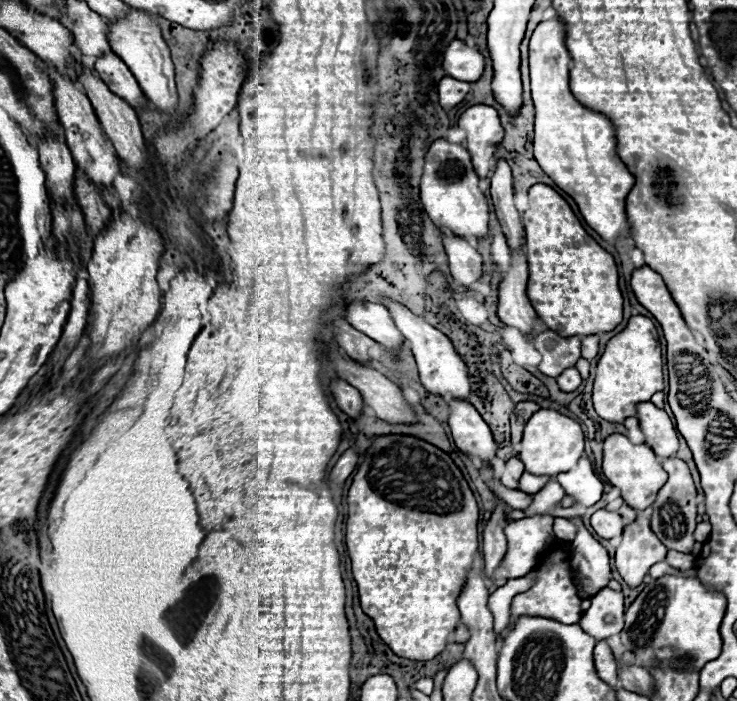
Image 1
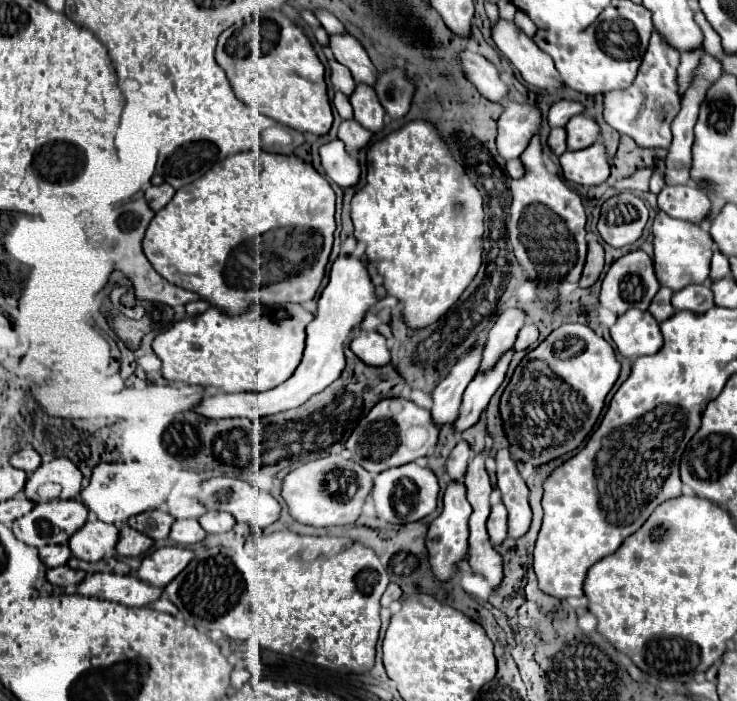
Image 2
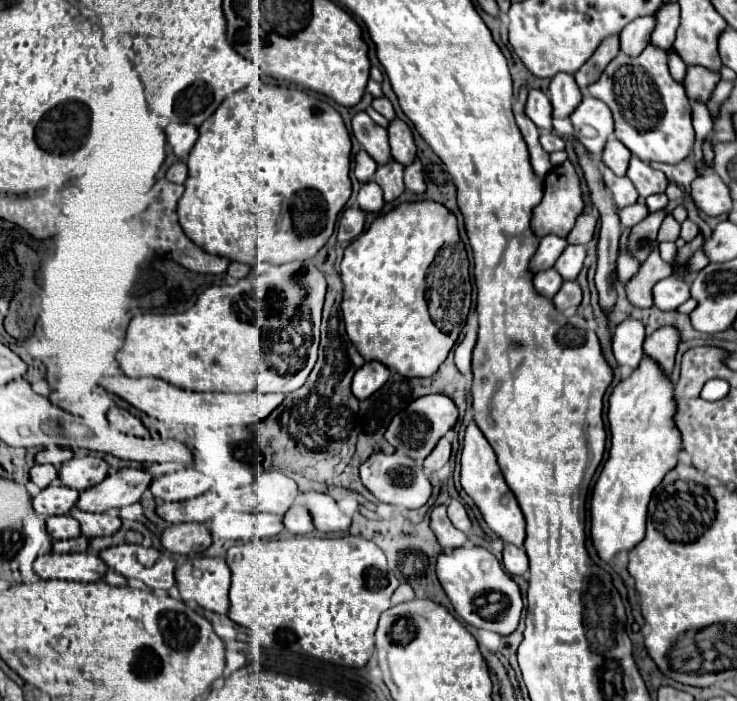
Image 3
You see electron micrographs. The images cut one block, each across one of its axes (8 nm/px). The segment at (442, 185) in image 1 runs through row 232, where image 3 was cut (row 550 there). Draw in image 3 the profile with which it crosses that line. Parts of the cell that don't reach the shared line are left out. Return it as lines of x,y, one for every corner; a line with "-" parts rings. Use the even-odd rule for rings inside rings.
464,546
454,552
442,552
436,564
438,580
450,598
456,614
476,628
484,628
502,636
512,634
518,628
522,616
522,596
518,584
502,570
492,552
482,546

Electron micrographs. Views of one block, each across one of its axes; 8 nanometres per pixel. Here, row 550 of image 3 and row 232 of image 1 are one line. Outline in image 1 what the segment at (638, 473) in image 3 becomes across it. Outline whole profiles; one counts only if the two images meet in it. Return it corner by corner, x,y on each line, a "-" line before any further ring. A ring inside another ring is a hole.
558,18
540,22
530,38
530,80
534,100
534,158
542,170
578,204
586,224
606,242
628,232
626,196
634,176
614,152
614,128
606,116
582,106
568,88
570,54
564,46
564,24

